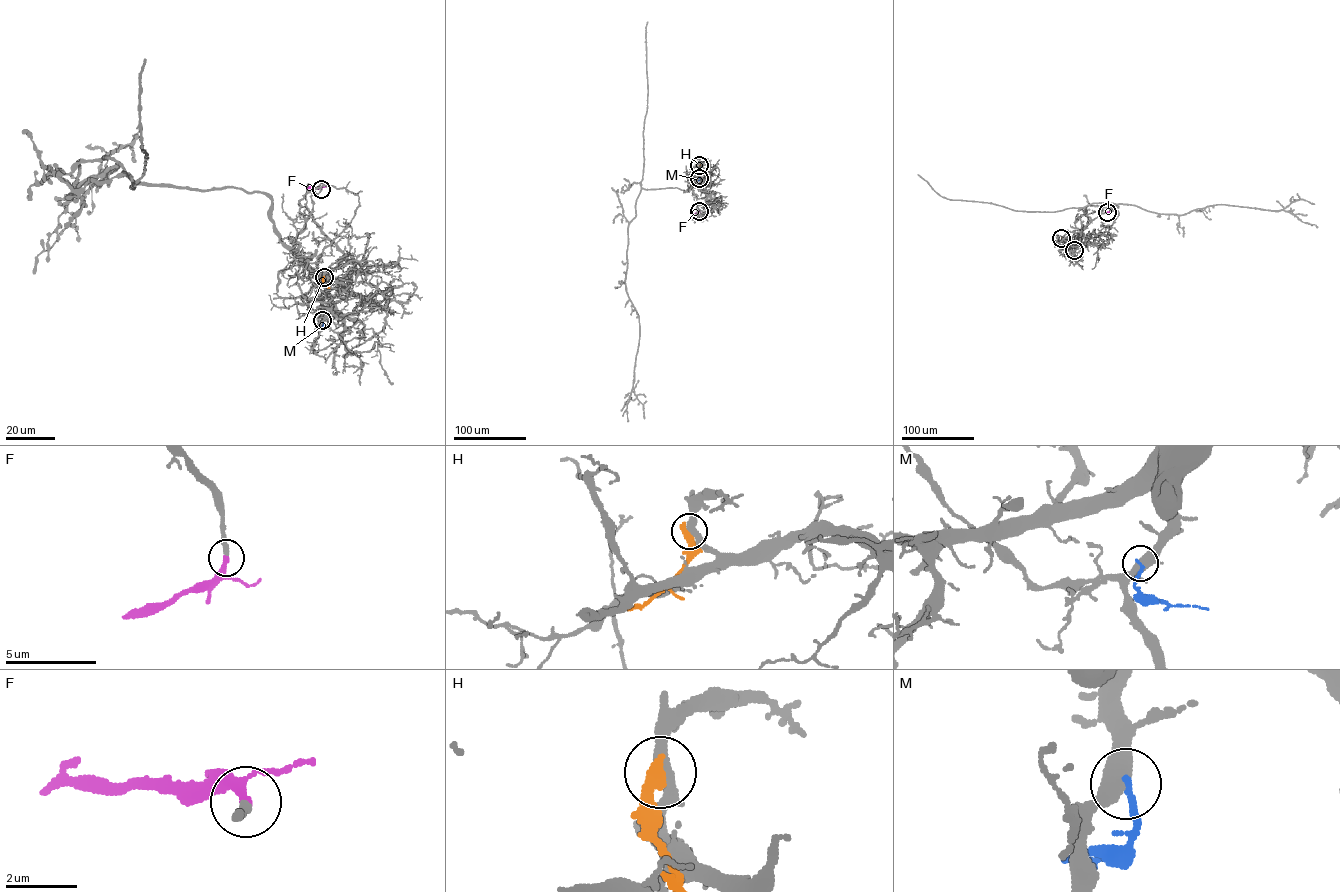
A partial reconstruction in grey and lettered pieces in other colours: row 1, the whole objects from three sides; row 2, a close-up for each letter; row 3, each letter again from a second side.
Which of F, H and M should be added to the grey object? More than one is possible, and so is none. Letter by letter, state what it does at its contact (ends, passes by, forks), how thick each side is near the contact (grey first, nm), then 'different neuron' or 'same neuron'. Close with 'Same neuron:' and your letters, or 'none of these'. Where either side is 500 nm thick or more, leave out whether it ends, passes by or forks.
F: it ends | 200/240 nm | same neuron
H: it ends | 360/460 nm | different neuron
M: 500/190 nm | different neuron
Same neuron: F

